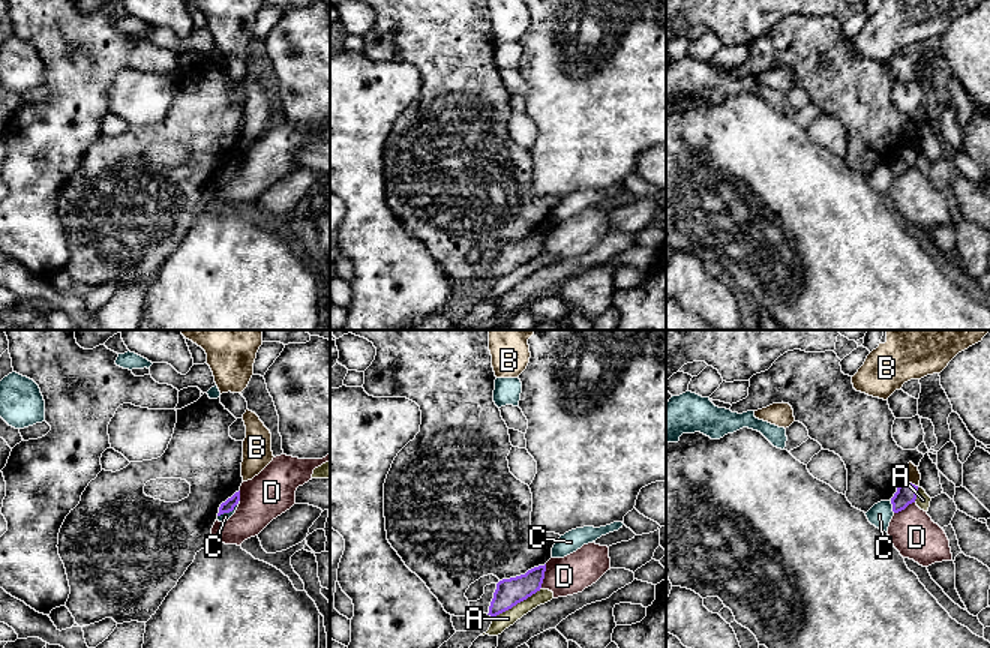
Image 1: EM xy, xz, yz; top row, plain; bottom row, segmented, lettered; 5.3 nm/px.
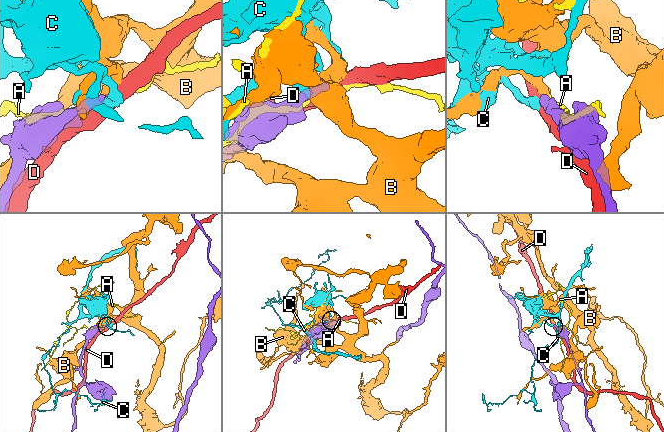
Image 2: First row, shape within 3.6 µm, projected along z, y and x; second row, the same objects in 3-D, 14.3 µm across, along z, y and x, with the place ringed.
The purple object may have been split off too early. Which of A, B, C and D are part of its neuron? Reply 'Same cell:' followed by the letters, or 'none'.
Same cell: none

